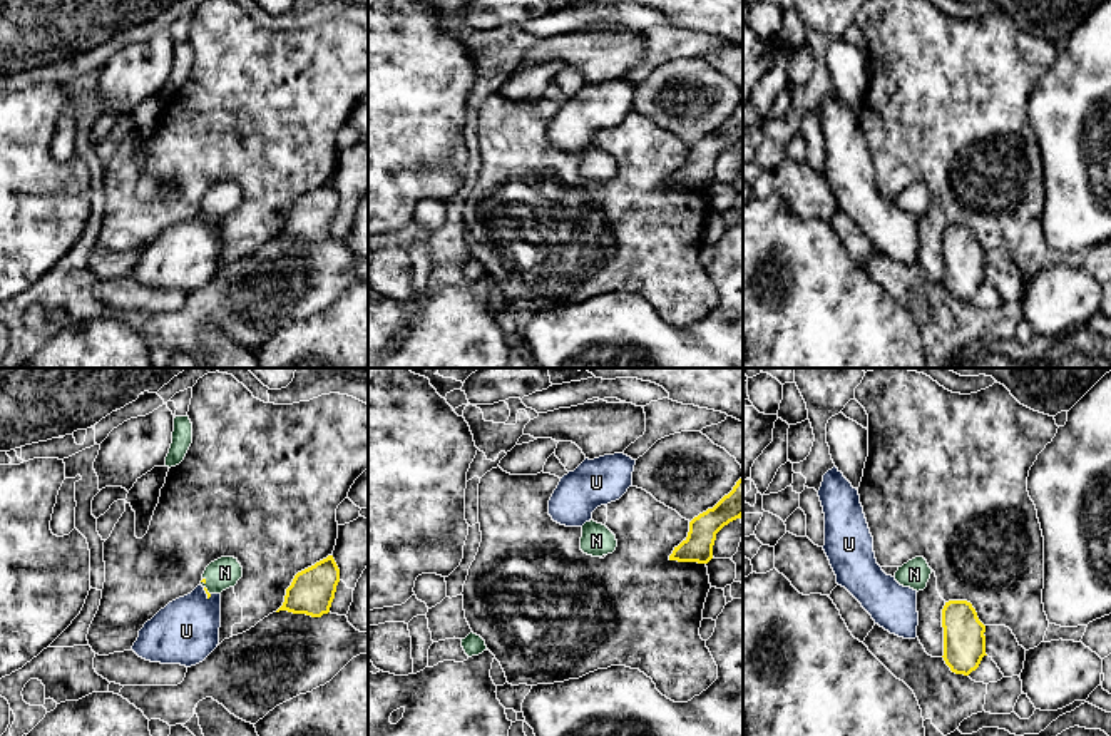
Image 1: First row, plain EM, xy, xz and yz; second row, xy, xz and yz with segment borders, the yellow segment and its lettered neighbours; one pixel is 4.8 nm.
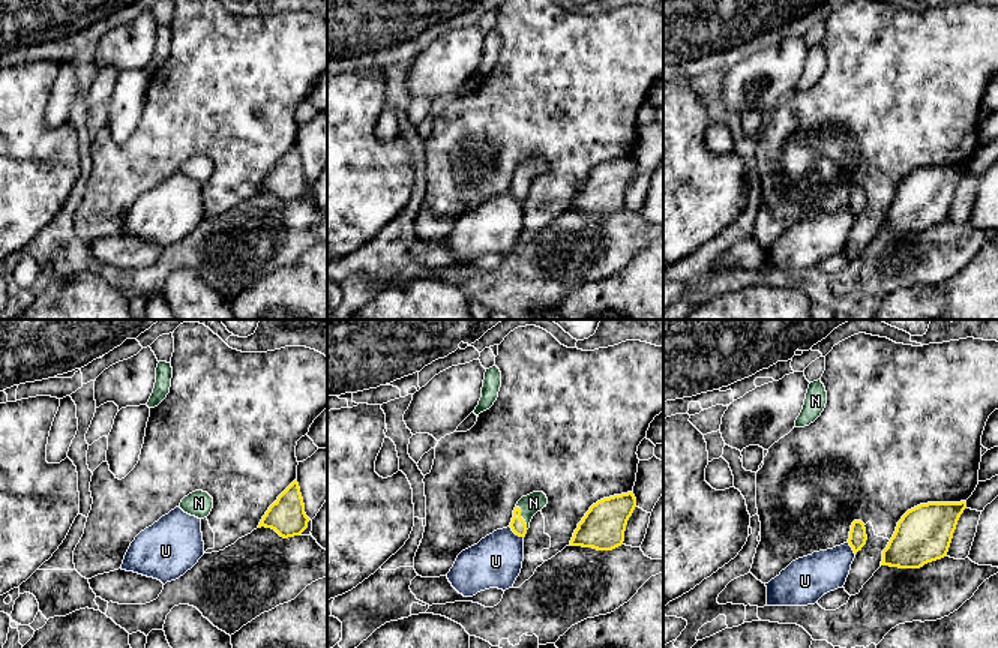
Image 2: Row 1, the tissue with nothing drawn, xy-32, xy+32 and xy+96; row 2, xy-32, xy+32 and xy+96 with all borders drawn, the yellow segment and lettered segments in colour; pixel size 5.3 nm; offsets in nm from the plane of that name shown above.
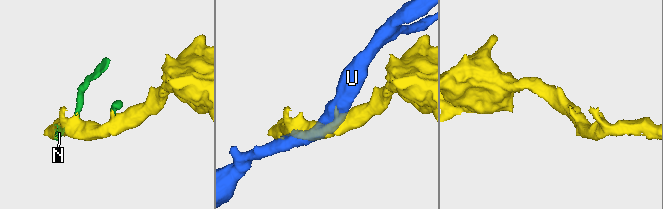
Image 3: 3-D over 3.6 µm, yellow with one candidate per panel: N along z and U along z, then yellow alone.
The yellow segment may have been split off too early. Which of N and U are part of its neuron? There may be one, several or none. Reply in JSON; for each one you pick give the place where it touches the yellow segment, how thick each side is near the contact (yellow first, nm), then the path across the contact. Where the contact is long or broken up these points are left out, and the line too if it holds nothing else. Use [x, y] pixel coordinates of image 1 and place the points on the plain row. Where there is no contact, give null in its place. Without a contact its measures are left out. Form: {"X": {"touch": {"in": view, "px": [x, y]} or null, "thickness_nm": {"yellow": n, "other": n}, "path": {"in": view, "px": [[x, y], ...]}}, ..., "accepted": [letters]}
{"N": {"touch": {"in": "xy", "px": [204, 213]}, "thickness_nm": {"yellow": 20, "other": 150}}, "accepted": ["N"]}

